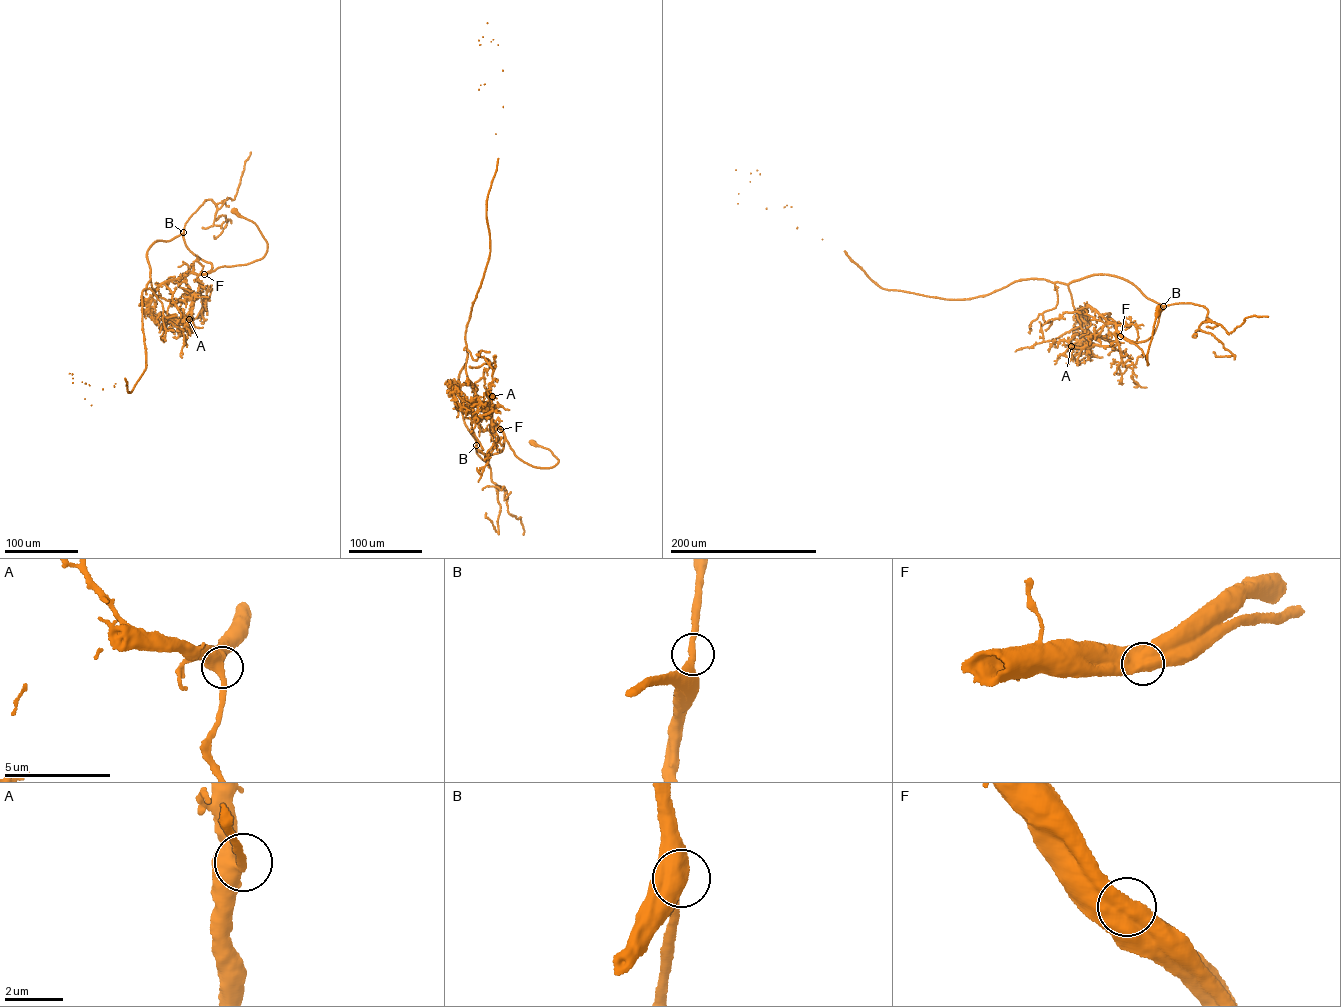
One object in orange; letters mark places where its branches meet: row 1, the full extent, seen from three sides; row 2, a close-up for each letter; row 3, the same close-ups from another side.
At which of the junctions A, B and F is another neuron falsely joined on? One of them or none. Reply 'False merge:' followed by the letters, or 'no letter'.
False merge: no letter

